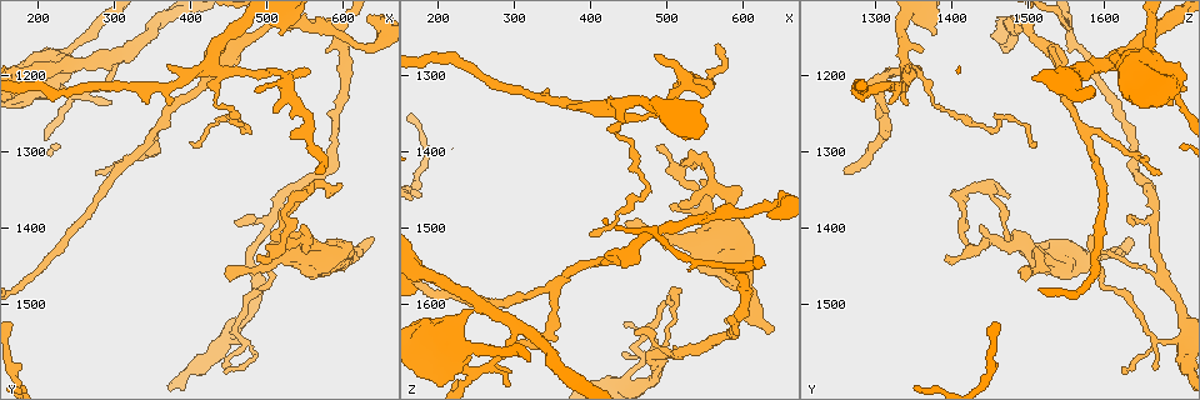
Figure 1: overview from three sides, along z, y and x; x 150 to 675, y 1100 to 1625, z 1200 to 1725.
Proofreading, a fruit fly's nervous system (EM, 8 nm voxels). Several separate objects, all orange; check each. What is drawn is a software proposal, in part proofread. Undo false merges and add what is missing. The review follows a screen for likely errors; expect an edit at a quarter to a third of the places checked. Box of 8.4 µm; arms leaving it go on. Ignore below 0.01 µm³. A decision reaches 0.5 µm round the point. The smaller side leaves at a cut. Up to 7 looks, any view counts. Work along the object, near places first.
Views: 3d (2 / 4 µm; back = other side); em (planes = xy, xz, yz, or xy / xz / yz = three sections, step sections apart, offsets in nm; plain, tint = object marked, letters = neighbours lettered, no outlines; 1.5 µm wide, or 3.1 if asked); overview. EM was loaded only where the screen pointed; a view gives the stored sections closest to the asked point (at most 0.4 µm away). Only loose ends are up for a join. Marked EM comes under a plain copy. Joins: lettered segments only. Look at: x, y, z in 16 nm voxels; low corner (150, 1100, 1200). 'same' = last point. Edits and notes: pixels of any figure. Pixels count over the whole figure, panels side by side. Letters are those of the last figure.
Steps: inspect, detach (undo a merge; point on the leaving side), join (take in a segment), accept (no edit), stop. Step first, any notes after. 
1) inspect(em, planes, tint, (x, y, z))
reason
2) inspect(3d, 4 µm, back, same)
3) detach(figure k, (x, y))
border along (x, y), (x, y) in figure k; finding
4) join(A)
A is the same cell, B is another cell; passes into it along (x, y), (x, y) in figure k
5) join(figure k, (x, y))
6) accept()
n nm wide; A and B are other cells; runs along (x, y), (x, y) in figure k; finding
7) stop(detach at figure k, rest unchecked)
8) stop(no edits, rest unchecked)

inspect(em, planes, letters, (575, 1430, 1620))
an open end

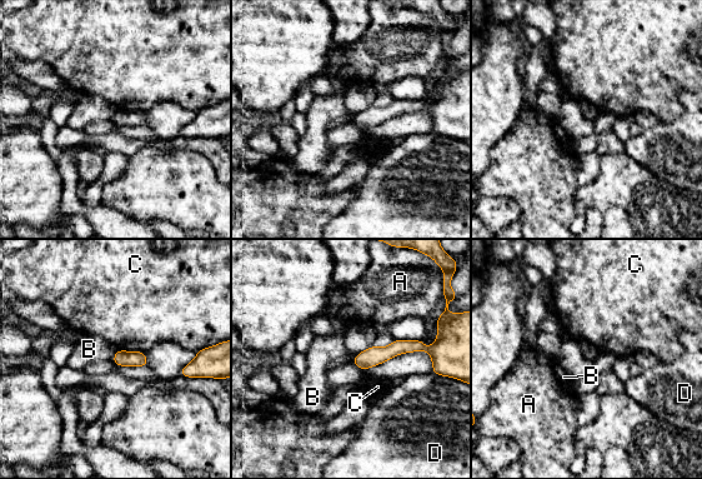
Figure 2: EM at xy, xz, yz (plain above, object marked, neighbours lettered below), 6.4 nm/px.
accept()
110 nm wide; A, B, C and D are other cells; runs along (422, 348), (399, 347), (356, 360) in figure 2; no lettered segment goes on from it

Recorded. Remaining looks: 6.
inspect(em, planes, letters, (445, 1460, 1490))
thin end

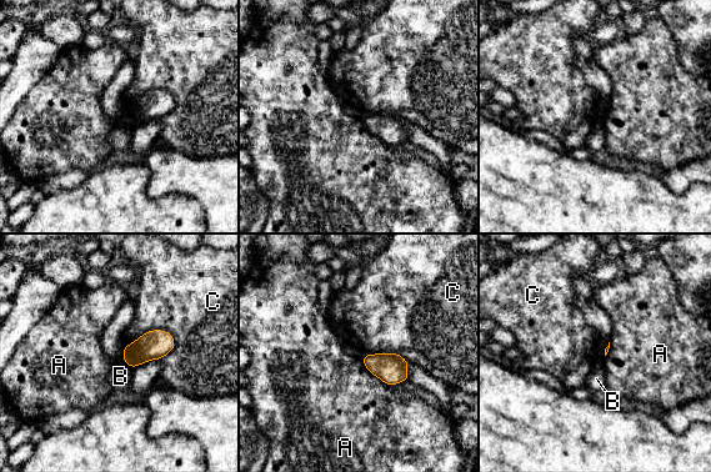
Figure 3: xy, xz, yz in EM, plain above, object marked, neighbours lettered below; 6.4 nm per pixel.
accept()
A, B and C are other cells; border along (175, 339), (149, 330), (123, 349) in figure 3; none of them fits

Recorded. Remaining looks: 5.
inspect(em, planes, letters, (570, 1330, 1255))
thin end

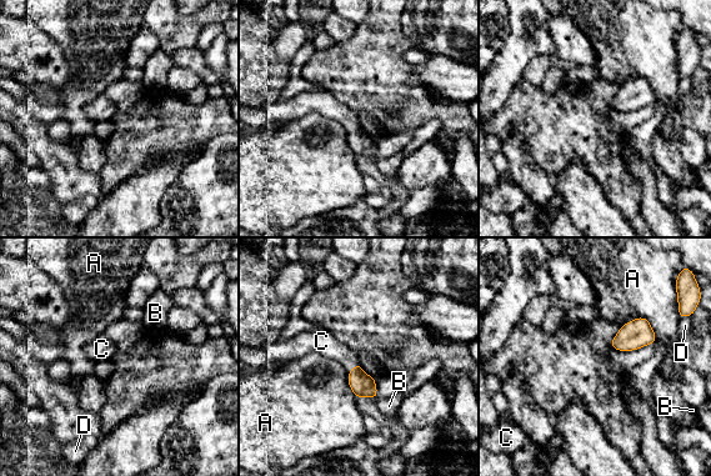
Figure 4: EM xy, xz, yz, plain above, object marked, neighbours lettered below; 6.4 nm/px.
join(C)
C is the same cell, A, B and D are other cells; the neuron continues

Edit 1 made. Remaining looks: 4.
stop(join at figure 4, rest unchecked)

